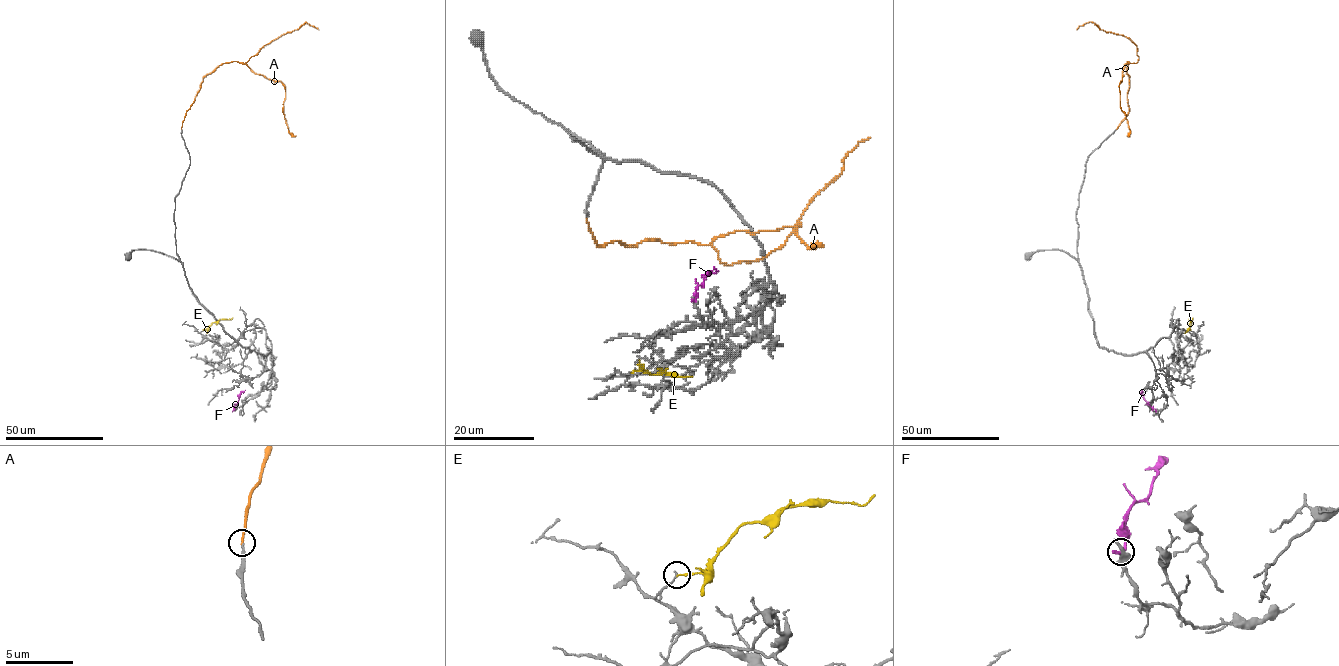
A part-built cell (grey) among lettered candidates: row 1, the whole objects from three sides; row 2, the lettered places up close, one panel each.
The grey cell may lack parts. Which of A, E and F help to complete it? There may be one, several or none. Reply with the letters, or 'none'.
A

